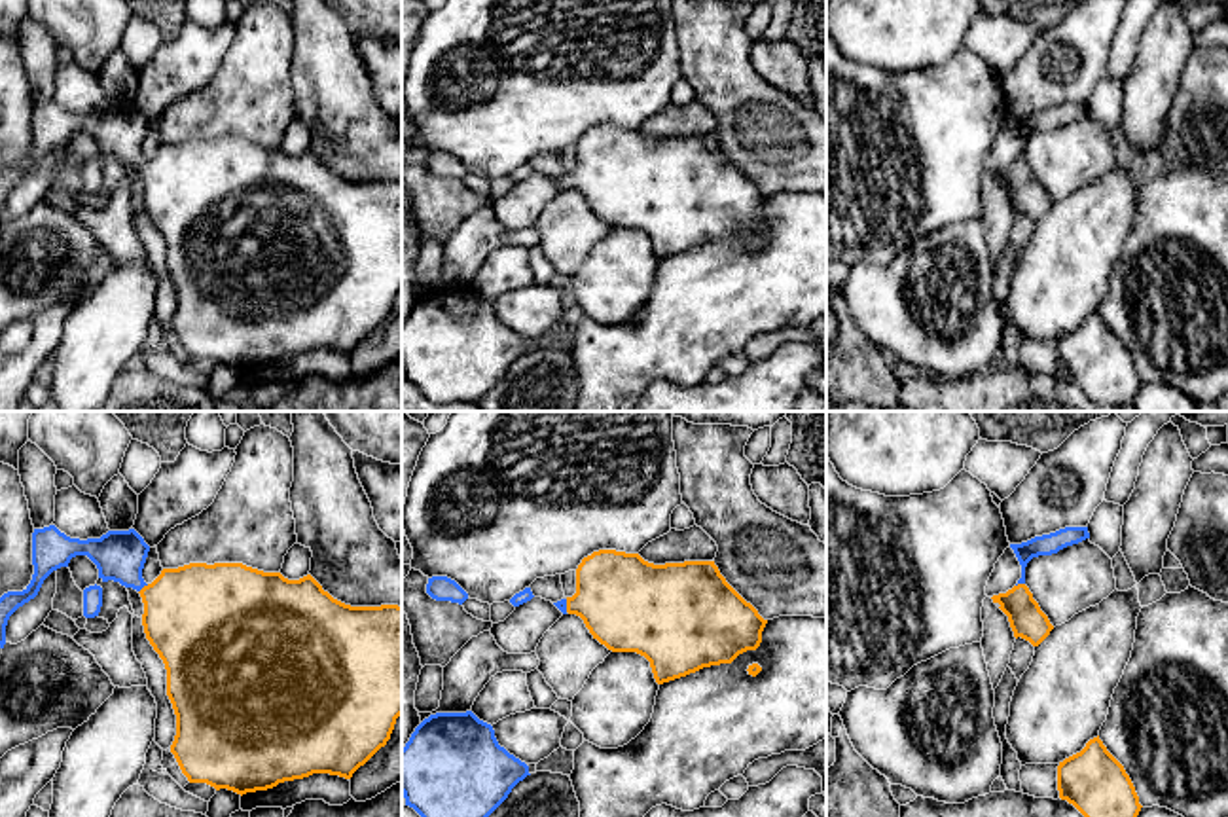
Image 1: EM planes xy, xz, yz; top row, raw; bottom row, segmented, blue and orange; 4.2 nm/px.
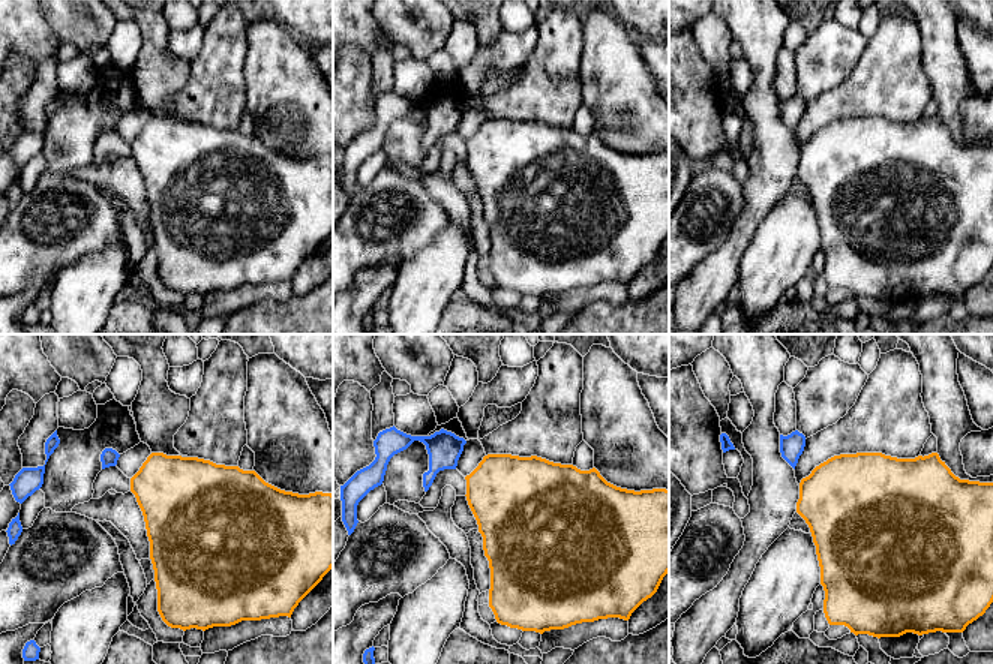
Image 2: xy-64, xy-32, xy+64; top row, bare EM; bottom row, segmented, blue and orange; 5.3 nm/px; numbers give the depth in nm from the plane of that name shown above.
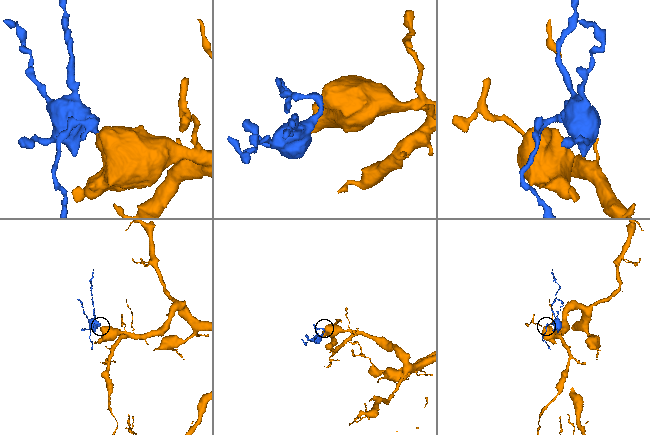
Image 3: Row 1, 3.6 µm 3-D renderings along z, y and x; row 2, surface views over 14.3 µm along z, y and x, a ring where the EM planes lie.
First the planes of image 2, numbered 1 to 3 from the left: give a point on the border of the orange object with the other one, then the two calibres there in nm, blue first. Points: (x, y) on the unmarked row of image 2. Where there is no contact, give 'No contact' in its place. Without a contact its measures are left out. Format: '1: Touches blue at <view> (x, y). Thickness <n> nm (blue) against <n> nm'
1: No contact
2: No contact
3: No contact

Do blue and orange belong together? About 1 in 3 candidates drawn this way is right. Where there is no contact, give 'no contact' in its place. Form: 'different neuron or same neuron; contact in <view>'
same neuron; contact in xy

